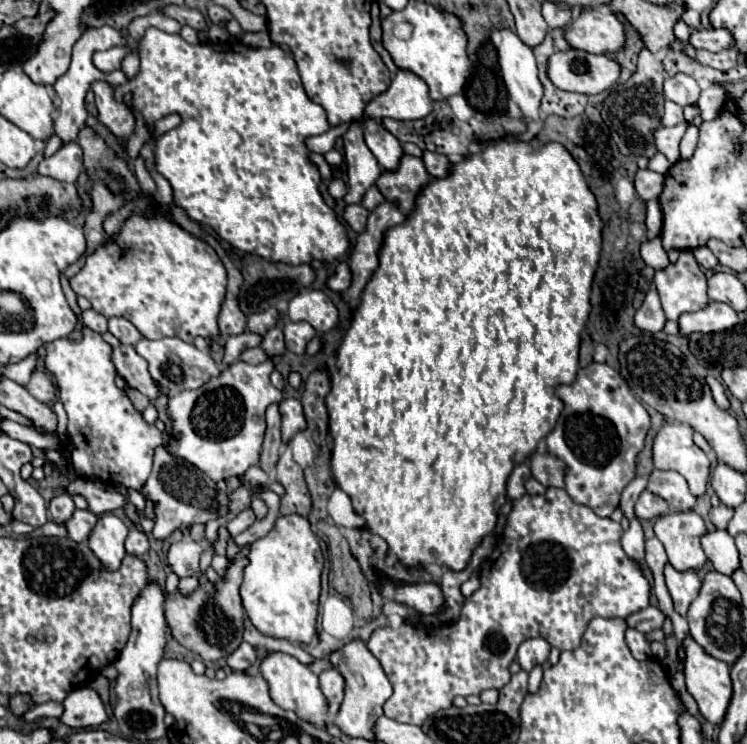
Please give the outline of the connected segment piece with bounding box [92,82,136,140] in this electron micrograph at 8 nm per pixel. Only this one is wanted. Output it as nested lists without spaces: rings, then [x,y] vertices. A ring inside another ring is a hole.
[[[106,82],[92,84],[92,90],[96,94],[98,122],[102,122],[116,138],[128,140],[136,130],[136,118],[132,114],[132,108],[116,102],[112,96],[112,88]]]

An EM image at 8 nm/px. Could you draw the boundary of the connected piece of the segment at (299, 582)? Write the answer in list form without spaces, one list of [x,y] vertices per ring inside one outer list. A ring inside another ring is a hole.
[[[300,514],[280,516],[274,528],[252,544],[250,564],[244,568],[240,596],[252,624],[266,636],[292,642],[310,642],[316,634],[320,572],[324,556],[308,518]]]

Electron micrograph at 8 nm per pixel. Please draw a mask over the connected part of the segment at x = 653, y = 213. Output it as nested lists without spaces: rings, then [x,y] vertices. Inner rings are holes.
[[[658,200],[648,202],[648,214],[646,214],[646,228],[648,228],[648,238],[654,238],[662,230],[662,210]]]

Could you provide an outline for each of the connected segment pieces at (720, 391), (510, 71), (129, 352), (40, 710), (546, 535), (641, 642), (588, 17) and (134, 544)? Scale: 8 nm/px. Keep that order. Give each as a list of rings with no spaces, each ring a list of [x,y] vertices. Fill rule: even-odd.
[[[708,376],[706,378],[706,382],[708,382],[708,386],[712,388],[712,396],[714,396],[714,402],[722,408],[722,410],[728,410],[728,398],[726,398],[726,394],[724,394],[724,386],[716,380],[716,378],[712,378],[712,376]]]
[[[500,30],[498,64],[508,94],[522,110],[526,122],[540,118],[542,84],[538,80],[538,68],[534,52],[514,32]]]
[[[124,344],[116,346],[112,350],[112,362],[116,366],[118,376],[122,376],[130,388],[142,392],[150,400],[160,396],[158,386],[152,382],[152,378],[148,374],[148,366],[146,366],[144,358],[140,358],[136,354],[134,346],[124,346]]]
[[[46,702],[46,704],[34,706],[32,710],[28,710],[28,712],[22,716],[22,720],[32,722],[32,720],[36,720],[36,718],[40,718],[40,716],[54,716],[54,718],[58,718],[60,714],[62,714],[62,704],[56,704],[56,702]]]
[[[548,488],[546,494],[542,496],[530,496],[530,494],[524,494],[520,500],[512,500],[512,512],[508,514],[508,520],[506,520],[506,526],[504,526],[504,532],[502,532],[502,542],[498,544],[498,548],[492,550],[490,558],[482,562],[482,570],[480,570],[480,588],[470,596],[466,598],[464,602],[464,608],[462,608],[462,614],[460,614],[460,620],[452,626],[452,628],[430,628],[424,626],[424,624],[412,624],[412,622],[404,622],[400,628],[390,628],[390,626],[384,626],[384,628],[376,628],[372,632],[372,638],[366,642],[368,650],[380,660],[384,672],[386,672],[386,678],[390,680],[392,688],[394,688],[394,694],[386,700],[384,704],[384,714],[392,720],[398,720],[398,722],[408,722],[408,724],[422,724],[428,716],[432,716],[436,710],[444,710],[444,708],[450,708],[452,706],[452,700],[454,696],[470,696],[470,694],[480,694],[482,690],[486,688],[502,688],[504,684],[508,684],[510,680],[510,672],[508,672],[508,666],[510,662],[516,658],[516,650],[518,646],[528,640],[528,638],[544,638],[550,646],[556,646],[560,650],[576,650],[576,646],[580,646],[580,640],[582,640],[582,634],[588,626],[588,622],[596,616],[602,616],[602,618],[626,618],[628,614],[636,612],[636,610],[642,610],[648,606],[650,602],[650,584],[648,580],[644,578],[640,566],[628,558],[620,546],[620,538],[622,538],[622,526],[610,518],[600,518],[596,516],[588,506],[584,504],[578,504],[574,502],[568,492],[564,488]]]
[[[628,628],[628,630],[626,630],[626,642],[628,642],[628,648],[632,650],[632,656],[634,656],[636,660],[648,660],[648,658],[652,658],[650,644],[646,642],[646,638],[644,638],[642,632]]]
[[[604,6],[580,10],[574,22],[562,28],[562,34],[572,48],[590,54],[616,52],[624,46],[626,40],[622,22],[614,16],[614,12],[606,10]]]
[[[130,526],[130,530],[128,530],[126,552],[134,554],[134,556],[142,556],[148,552],[148,536],[138,526]]]

